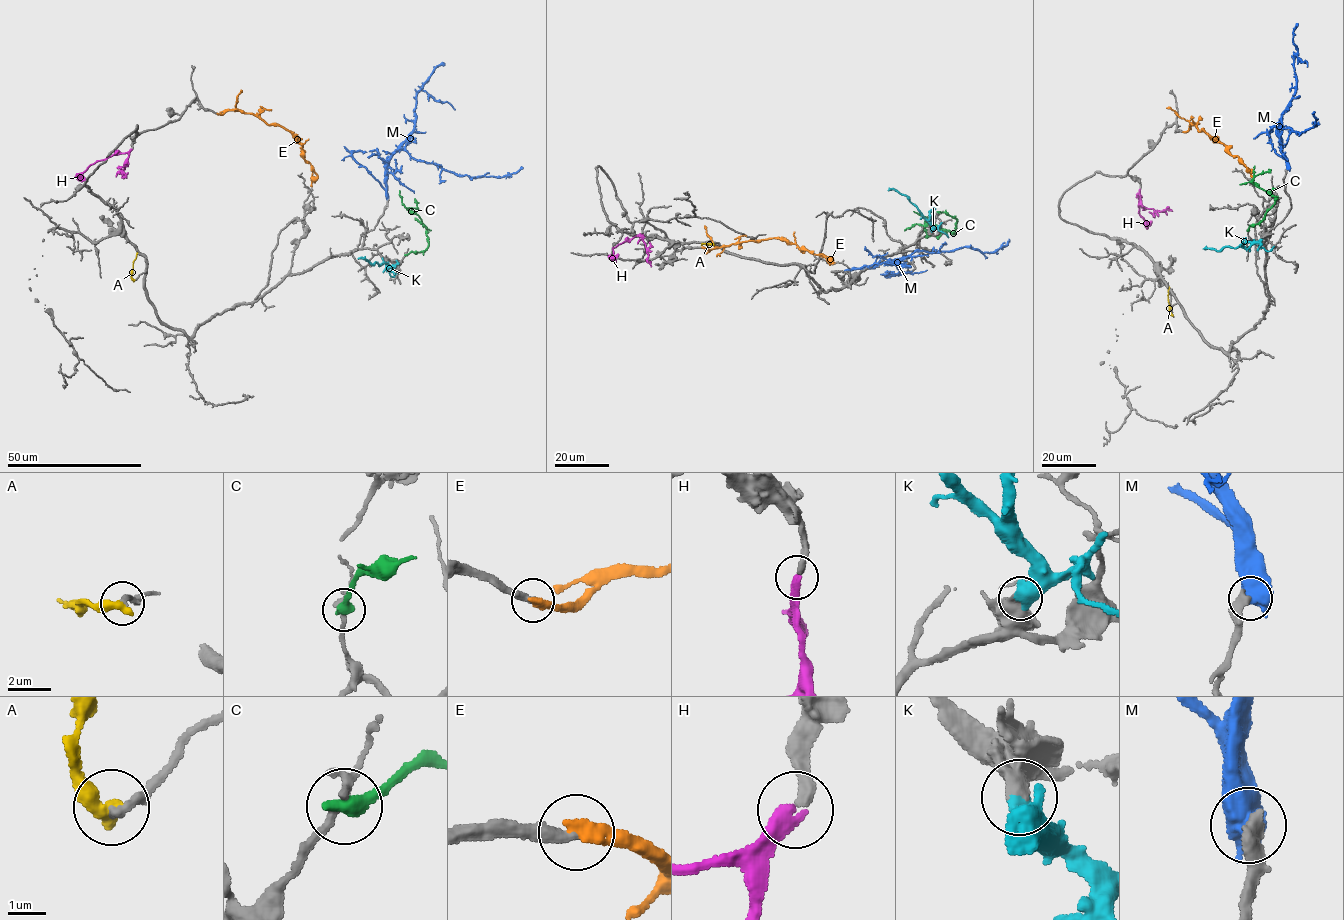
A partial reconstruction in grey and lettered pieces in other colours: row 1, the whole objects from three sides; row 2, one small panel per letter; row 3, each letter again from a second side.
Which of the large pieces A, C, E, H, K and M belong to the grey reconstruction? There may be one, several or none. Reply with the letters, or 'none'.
E, H

